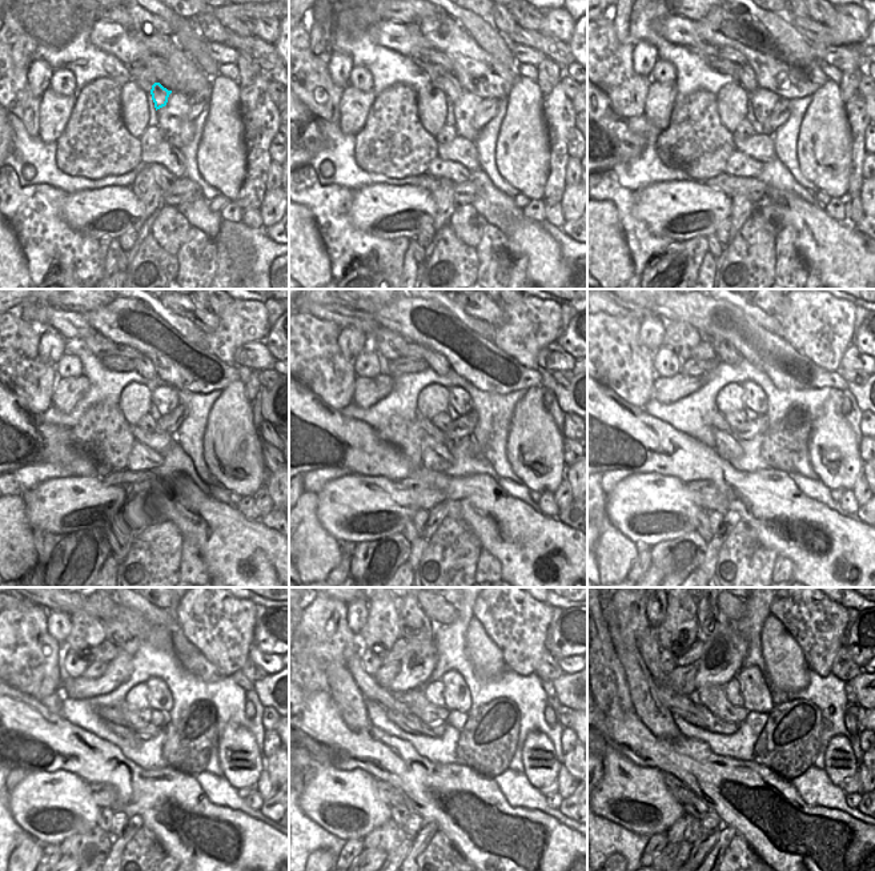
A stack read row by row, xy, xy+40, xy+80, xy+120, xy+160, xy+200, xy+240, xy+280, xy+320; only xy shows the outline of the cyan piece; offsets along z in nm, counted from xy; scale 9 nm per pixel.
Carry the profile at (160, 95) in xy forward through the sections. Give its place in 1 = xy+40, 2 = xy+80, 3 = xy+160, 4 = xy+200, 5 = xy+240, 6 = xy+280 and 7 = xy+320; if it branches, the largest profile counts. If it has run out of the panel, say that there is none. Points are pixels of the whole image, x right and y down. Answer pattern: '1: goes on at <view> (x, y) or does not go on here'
1: goes on at xy+40 (452, 88)
2: goes on at xy+80 (746, 77)
3: goes on at xy+160 (440, 364)
4: goes on at xy+200 (726, 353)
5: goes on at xy+240 (115, 631)
6: goes on at xy+280 (414, 623)
7: goes on at xy+320 (710, 619)

